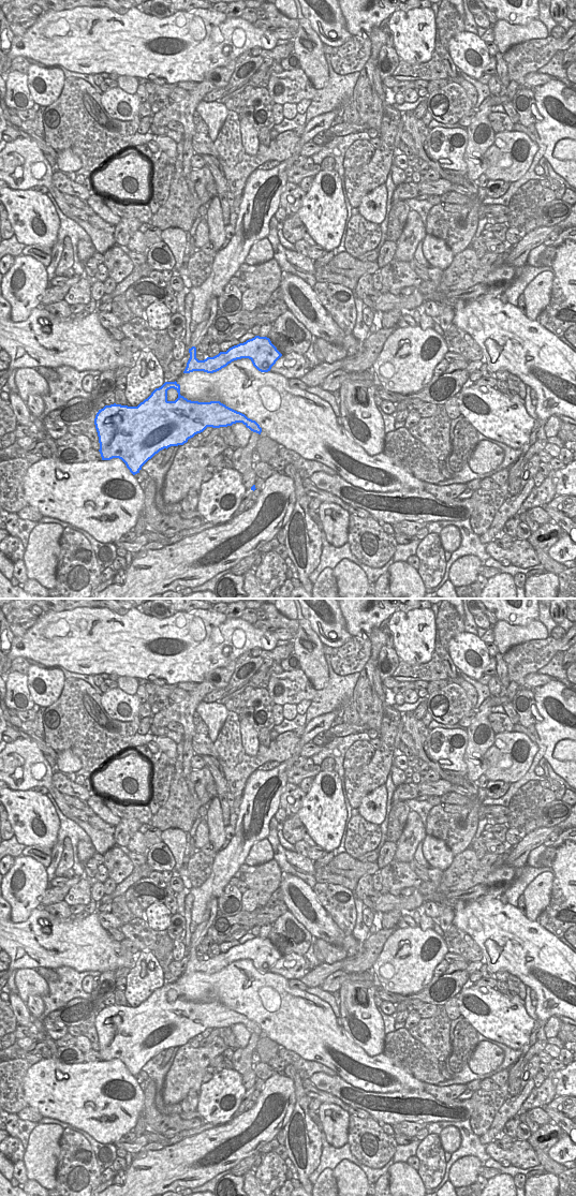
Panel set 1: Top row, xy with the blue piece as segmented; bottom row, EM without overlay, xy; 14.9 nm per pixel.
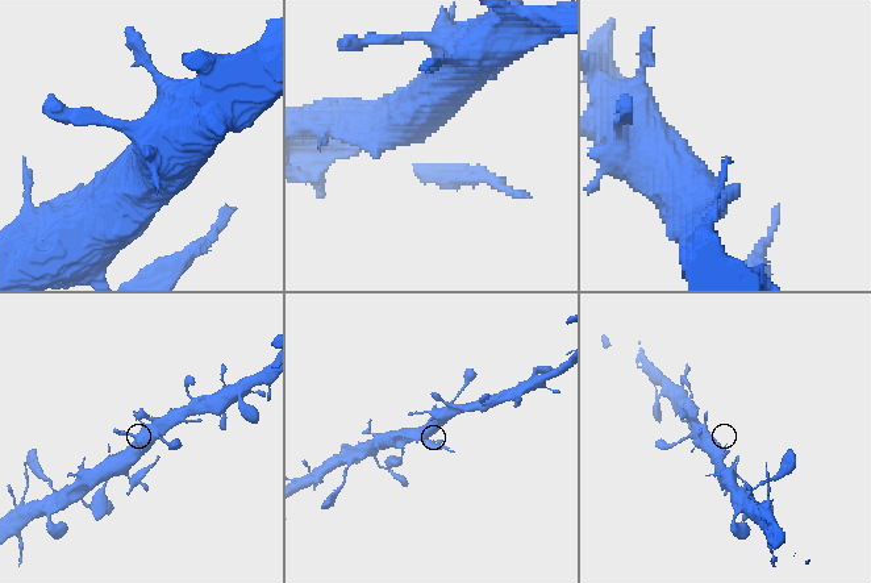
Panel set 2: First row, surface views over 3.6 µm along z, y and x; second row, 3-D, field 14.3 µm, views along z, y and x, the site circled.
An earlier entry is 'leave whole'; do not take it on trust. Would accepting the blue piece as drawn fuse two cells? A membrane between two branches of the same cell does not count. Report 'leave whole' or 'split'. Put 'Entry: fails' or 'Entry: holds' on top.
Entry: fails
split

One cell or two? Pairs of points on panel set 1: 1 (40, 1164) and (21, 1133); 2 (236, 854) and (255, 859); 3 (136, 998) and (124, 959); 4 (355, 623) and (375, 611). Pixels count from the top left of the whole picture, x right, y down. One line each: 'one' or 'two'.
1: two
2: two
3: two
4: one

